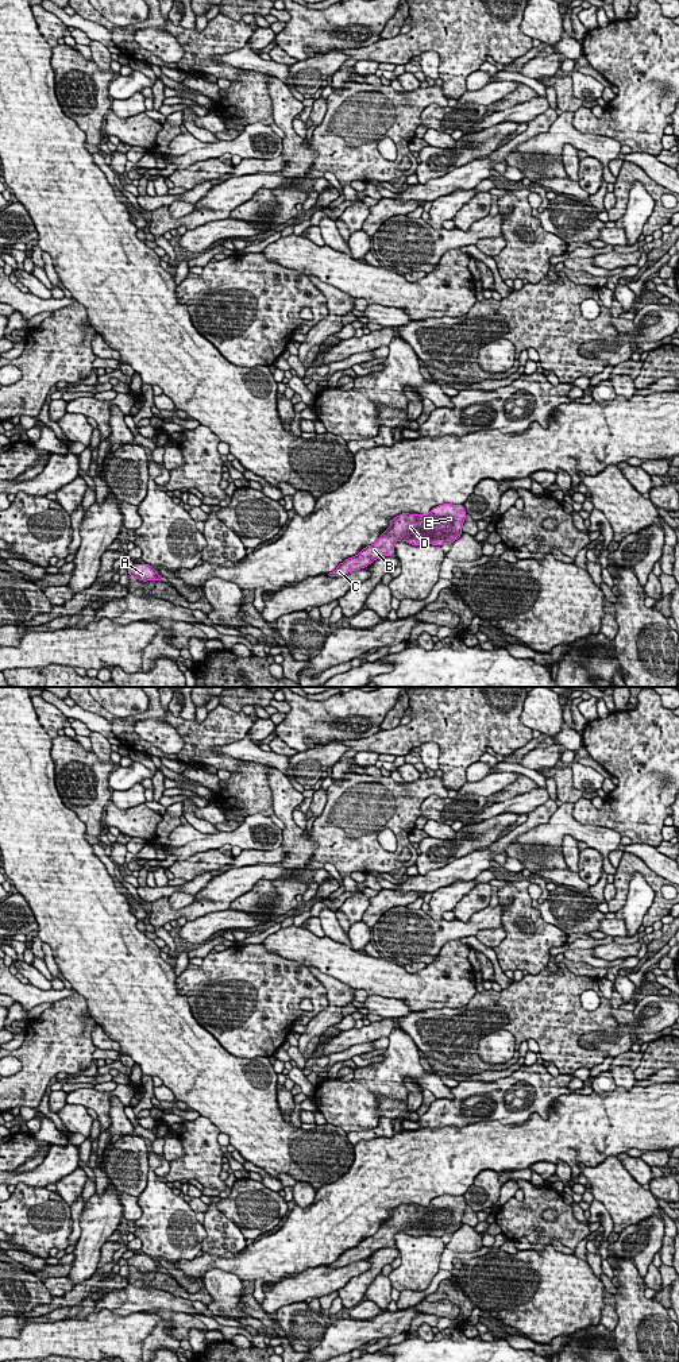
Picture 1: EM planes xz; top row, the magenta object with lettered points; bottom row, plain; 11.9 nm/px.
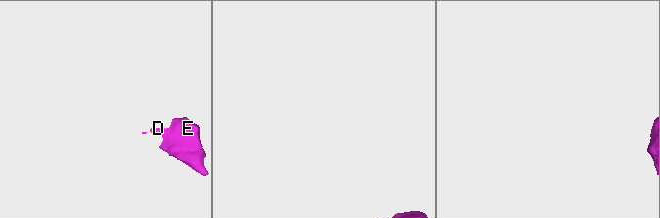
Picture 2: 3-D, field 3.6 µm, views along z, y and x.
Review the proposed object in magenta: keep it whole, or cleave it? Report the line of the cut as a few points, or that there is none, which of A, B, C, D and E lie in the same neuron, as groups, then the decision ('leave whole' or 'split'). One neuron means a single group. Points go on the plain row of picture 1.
no cut; A B C D E; leave whole

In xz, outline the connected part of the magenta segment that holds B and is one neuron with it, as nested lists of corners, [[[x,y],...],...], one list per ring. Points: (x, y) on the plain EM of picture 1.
[[[443,1195],[431,1200],[428,1205],[402,1204],[390,1211],[390,1219],[371,1236],[358,1246],[343,1251],[329,1268],[343,1268],[370,1257],[378,1249],[393,1247],[394,1235],[400,1231],[412,1236],[452,1235],[460,1228],[466,1209],[464,1196]]]

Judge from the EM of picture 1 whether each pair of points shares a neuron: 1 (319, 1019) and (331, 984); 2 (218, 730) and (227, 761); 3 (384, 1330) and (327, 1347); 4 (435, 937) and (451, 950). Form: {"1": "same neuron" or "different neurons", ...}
{"1": "same neuron", "2": "same neuron", "3": "same neuron", "4": "different neurons"}

